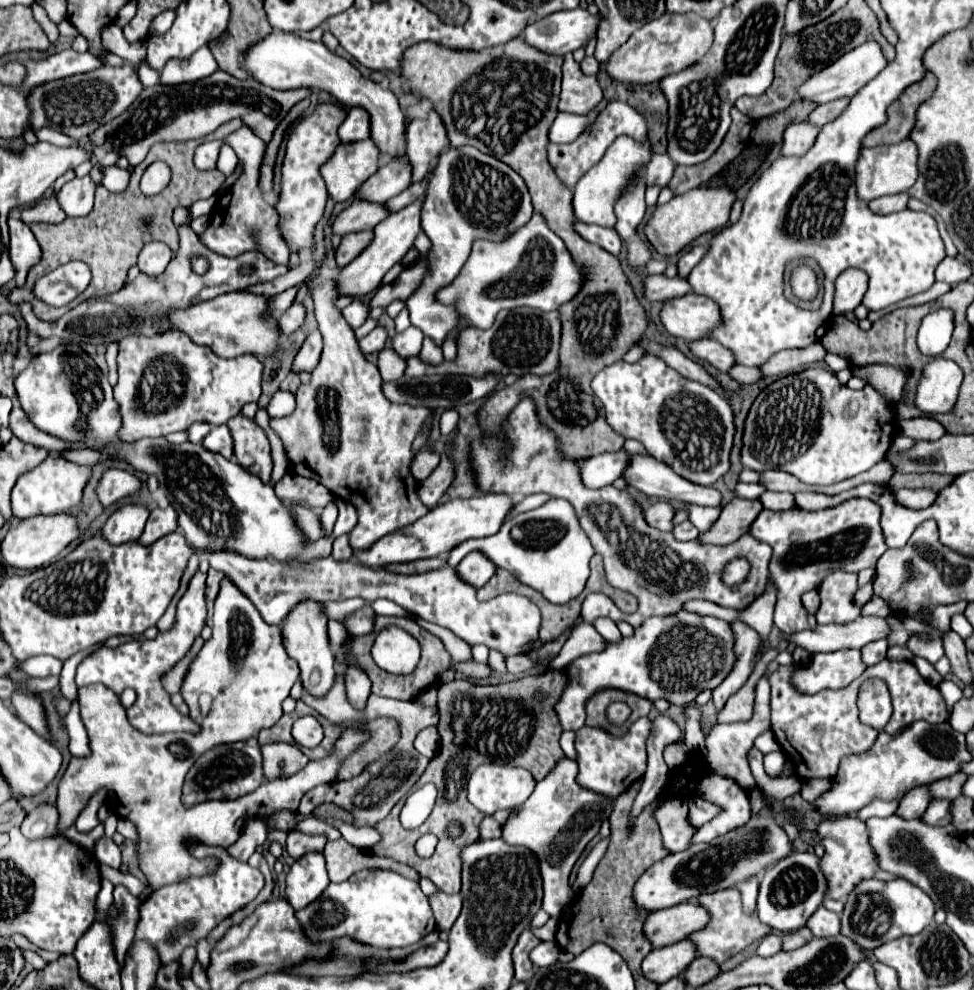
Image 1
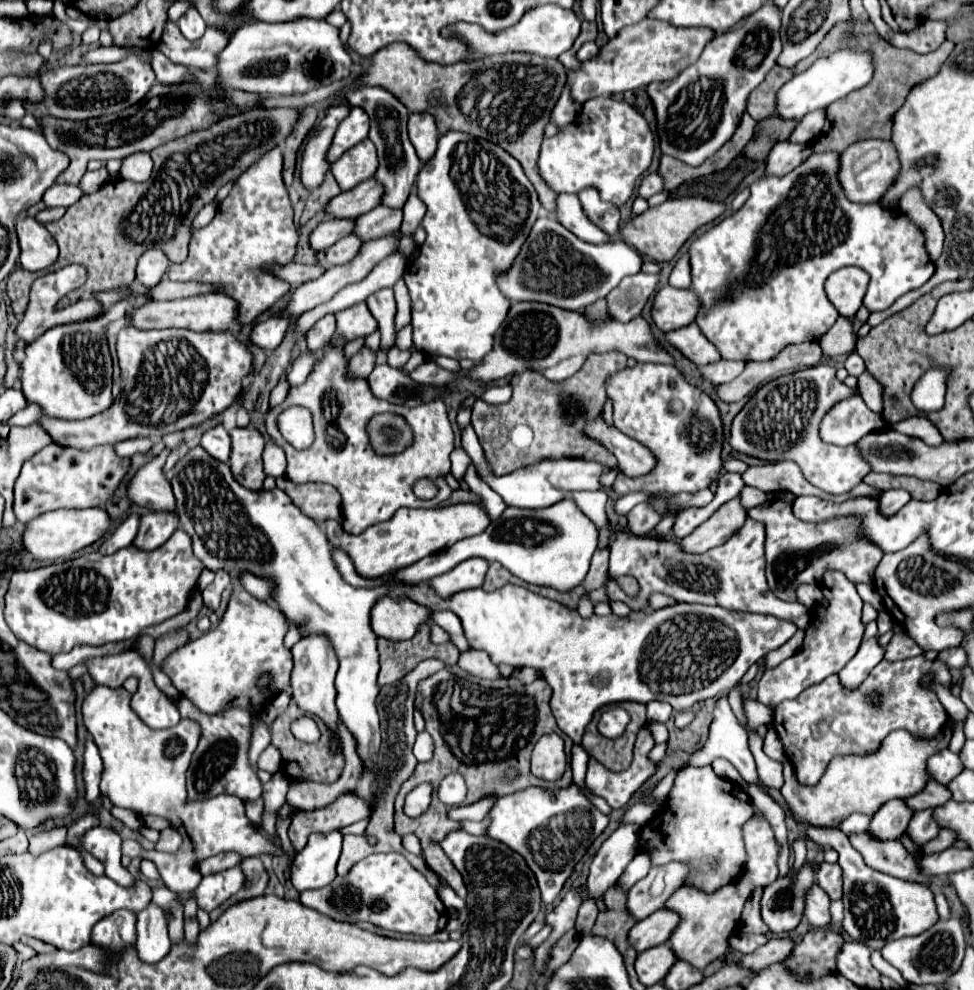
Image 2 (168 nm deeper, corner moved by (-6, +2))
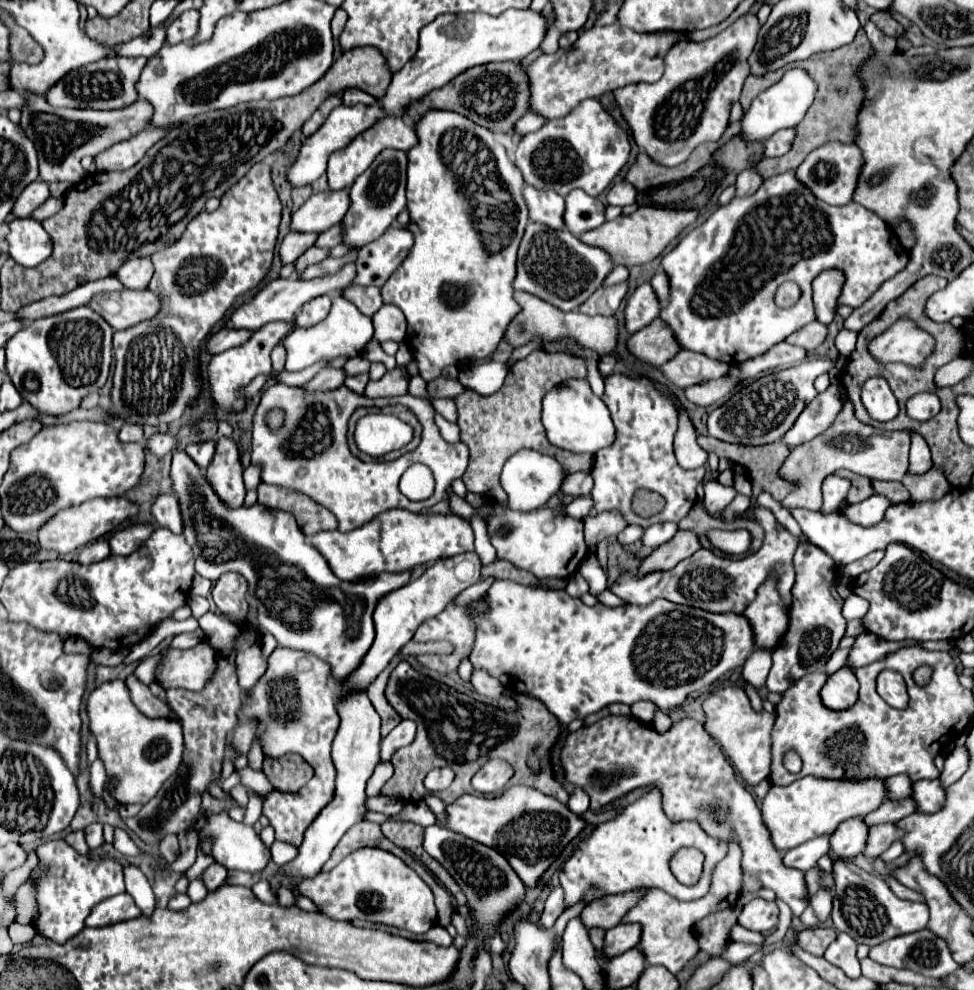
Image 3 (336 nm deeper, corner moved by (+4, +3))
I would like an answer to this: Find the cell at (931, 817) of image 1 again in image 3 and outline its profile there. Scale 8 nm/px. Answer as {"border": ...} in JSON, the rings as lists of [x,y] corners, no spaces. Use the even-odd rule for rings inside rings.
{"border":[[[888,822],[888,824],[880,824],[880,826],[872,826],[870,828],[870,838],[868,838],[868,846],[864,850],[864,856],[868,858],[878,858],[882,852],[886,852],[894,842],[904,838],[904,830],[898,828],[896,824]]]}

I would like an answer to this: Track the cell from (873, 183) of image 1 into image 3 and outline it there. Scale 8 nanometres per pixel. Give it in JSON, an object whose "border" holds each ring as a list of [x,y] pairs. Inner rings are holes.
{"border":[[[828,142],[824,146],[820,146],[816,152],[808,154],[808,158],[798,166],[796,174],[816,194],[816,198],[820,198],[832,206],[842,206],[842,204],[852,202],[862,166],[864,166],[864,158],[856,144]]]}

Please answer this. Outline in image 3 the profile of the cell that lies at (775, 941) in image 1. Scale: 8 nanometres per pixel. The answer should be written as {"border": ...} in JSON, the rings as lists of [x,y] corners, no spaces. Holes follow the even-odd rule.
{"border":[[[734,906],[732,910],[722,910],[720,914],[710,914],[708,918],[704,918],[696,926],[700,948],[710,956],[720,956],[730,944],[730,930],[738,922],[738,916],[740,906]]]}

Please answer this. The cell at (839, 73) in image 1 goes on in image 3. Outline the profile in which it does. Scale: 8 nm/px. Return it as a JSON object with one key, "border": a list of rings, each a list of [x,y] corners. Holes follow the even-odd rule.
{"border":[[[802,68],[788,70],[780,82],[776,82],[774,86],[764,90],[760,96],[756,96],[750,110],[742,116],[744,138],[746,140],[766,140],[782,128],[796,126],[804,118],[810,104],[814,102],[816,90],[818,90],[818,84],[814,82],[814,78],[806,70],[802,70]]]}

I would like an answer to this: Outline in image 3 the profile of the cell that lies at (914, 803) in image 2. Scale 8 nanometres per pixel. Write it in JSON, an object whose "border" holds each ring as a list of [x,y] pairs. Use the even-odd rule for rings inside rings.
{"border":[[[902,798],[902,800],[886,800],[880,808],[876,808],[872,814],[864,818],[868,826],[884,824],[884,822],[898,822],[908,814],[916,812],[916,802],[914,798]]]}

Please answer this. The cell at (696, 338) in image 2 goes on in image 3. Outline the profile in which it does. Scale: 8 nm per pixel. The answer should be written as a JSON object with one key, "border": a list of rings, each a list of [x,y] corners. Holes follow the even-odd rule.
{"border":[[[656,318],[656,322],[652,322],[650,326],[632,334],[628,340],[628,348],[640,360],[652,366],[662,366],[682,350],[676,334],[668,330],[668,324],[662,322],[662,318]]]}

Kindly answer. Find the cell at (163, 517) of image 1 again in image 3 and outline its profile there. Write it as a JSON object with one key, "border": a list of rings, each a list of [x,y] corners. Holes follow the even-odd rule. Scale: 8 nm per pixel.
{"border":[[[142,522],[130,524],[124,530],[118,530],[116,534],[110,536],[112,554],[118,554],[118,556],[132,554],[134,550],[138,550],[140,544],[144,544],[150,538],[152,532],[154,532],[154,526],[152,524],[142,524]]]}

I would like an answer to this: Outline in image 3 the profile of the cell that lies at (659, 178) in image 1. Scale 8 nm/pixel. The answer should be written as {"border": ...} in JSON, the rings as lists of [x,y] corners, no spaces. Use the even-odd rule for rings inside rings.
{"border":[[[618,182],[608,190],[608,204],[612,206],[628,206],[636,202],[636,188],[630,182]]]}

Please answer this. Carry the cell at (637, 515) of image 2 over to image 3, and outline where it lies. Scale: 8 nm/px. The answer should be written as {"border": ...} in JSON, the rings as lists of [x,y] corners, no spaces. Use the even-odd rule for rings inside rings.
{"border":[[[616,510],[602,512],[598,516],[586,516],[584,518],[584,538],[586,538],[588,548],[594,548],[600,540],[604,540],[608,536],[620,534],[626,526],[628,526],[628,522]]]}

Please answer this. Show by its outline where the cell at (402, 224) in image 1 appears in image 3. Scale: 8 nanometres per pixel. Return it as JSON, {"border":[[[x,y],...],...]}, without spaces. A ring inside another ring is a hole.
{"border":[[[348,262],[344,264],[336,274],[332,276],[320,276],[320,278],[312,278],[312,280],[290,280],[290,278],[278,278],[278,280],[272,280],[270,284],[266,284],[250,302],[246,302],[244,306],[240,306],[232,318],[226,322],[228,328],[248,328],[248,330],[258,330],[262,328],[264,324],[268,322],[274,322],[274,320],[288,320],[292,318],[292,314],[296,314],[306,302],[318,298],[318,296],[324,296],[324,294],[330,294],[334,290],[340,290],[344,286],[350,286],[352,284],[352,278],[356,274],[356,266],[354,262]]]}

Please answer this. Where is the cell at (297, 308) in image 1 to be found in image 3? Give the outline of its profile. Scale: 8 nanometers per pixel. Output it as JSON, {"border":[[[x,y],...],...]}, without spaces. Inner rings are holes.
{"border":[[[222,328],[220,332],[212,334],[212,338],[208,340],[208,350],[212,354],[220,354],[224,350],[230,350],[230,348],[236,348],[236,346],[242,346],[246,344],[250,338],[252,338],[252,330],[236,330],[236,328]]]}

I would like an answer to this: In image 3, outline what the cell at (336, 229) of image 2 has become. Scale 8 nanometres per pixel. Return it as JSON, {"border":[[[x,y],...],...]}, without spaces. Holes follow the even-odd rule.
{"border":[[[292,230],[280,244],[280,258],[284,264],[296,262],[310,246],[314,246],[318,232],[296,232]]]}

